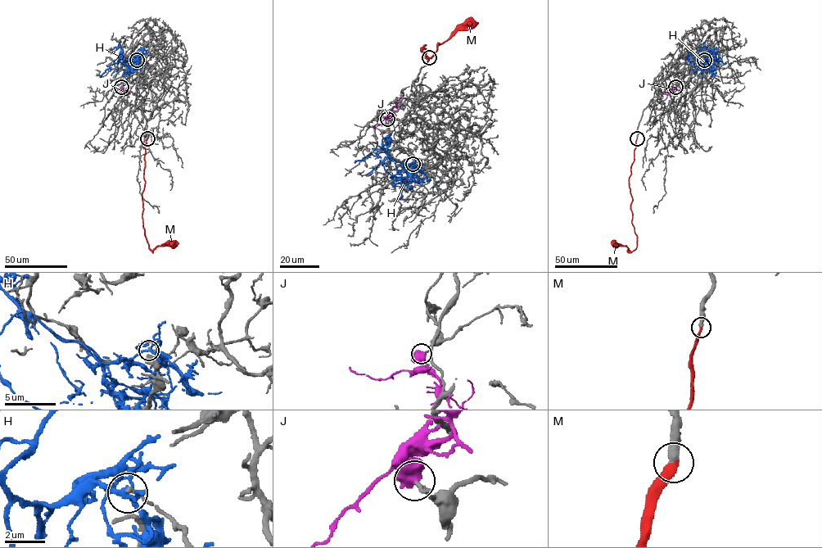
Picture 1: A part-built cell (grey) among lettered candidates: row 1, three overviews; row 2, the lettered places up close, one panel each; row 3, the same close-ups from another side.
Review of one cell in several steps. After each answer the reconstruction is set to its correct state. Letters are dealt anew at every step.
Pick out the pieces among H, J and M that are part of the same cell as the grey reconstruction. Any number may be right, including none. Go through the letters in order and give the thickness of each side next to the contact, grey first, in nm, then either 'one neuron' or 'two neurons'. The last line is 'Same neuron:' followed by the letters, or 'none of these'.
H: calibres 160 and 200 nm; two neurons
J: calibres 160 and 750 nm; two neurons
M: calibres 420 and 360 nm; one neuron
Same neuron: M

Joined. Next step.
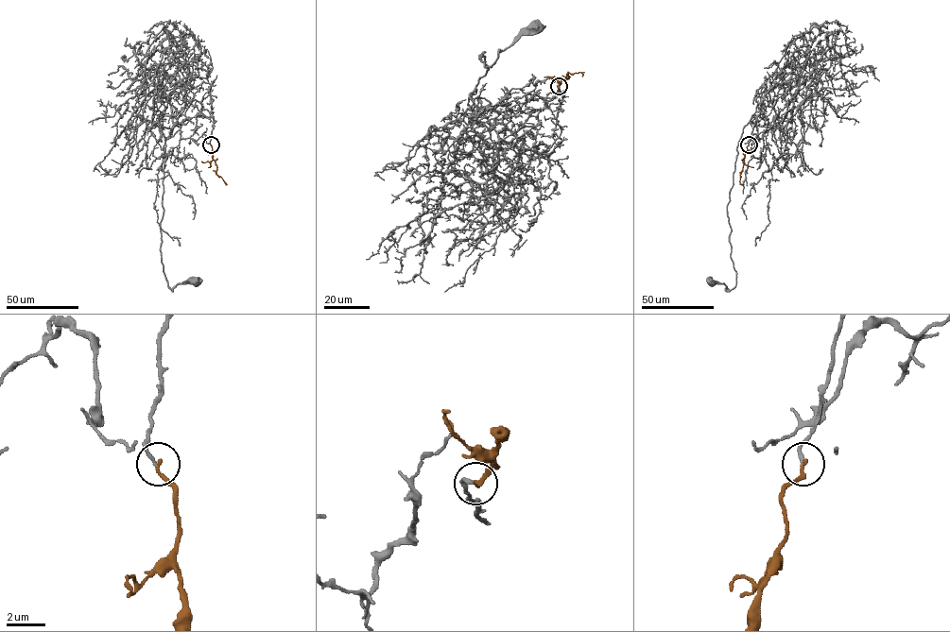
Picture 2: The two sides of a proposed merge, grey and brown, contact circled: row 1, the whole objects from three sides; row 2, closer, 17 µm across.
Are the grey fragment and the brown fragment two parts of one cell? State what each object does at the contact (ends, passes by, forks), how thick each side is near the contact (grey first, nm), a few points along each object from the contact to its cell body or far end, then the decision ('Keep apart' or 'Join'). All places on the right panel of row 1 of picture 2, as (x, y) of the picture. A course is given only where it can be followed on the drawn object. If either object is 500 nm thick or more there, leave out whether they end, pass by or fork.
At the ring grey ends. At the ring brown ends. Thickness 170 nm (grey) against 240 nm. Course of grey: (749, 145), (763, 96), (789, 82), (780, 127), (744, 127), (727, 206), (736, 285), (711, 282). Course of brown: (749, 145), (740, 175), (742, 184). Join

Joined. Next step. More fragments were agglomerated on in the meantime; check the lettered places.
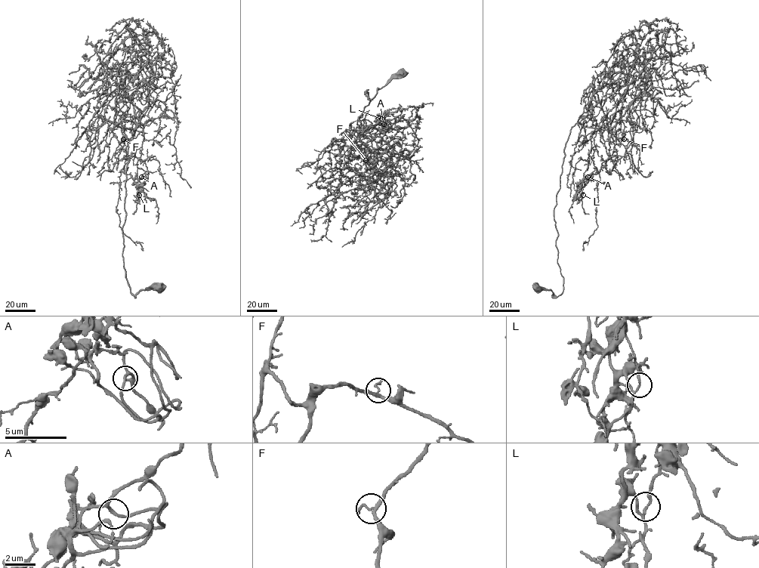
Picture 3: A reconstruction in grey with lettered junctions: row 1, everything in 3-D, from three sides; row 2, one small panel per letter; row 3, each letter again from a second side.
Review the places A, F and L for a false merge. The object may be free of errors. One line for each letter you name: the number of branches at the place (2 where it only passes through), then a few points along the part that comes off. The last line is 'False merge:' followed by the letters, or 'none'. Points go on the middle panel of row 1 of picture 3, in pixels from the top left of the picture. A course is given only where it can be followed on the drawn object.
L: 3 | (381, 118), (379, 115), (387, 120), (388, 128), (384, 128), (375, 119), (378, 117), (384, 121)
False merge: L

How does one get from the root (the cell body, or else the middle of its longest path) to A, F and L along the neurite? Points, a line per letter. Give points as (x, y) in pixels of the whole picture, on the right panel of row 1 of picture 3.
A: (537, 288), (563, 291), (553, 209), (577, 122), (615, 138), (612, 156), (587, 177)
F: (537, 288), (556, 297), (563, 291), (553, 209), (571, 129), (579, 122), (624, 139)
L: (537, 288), (563, 291), (553, 209), (577, 122), (615, 138), (583, 195)

